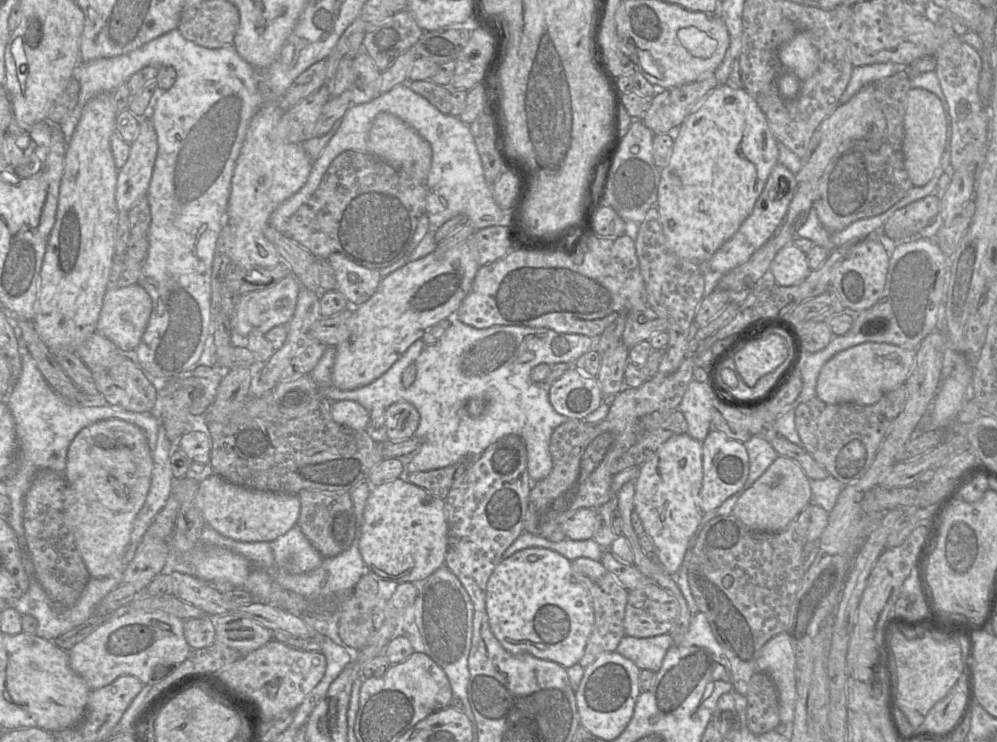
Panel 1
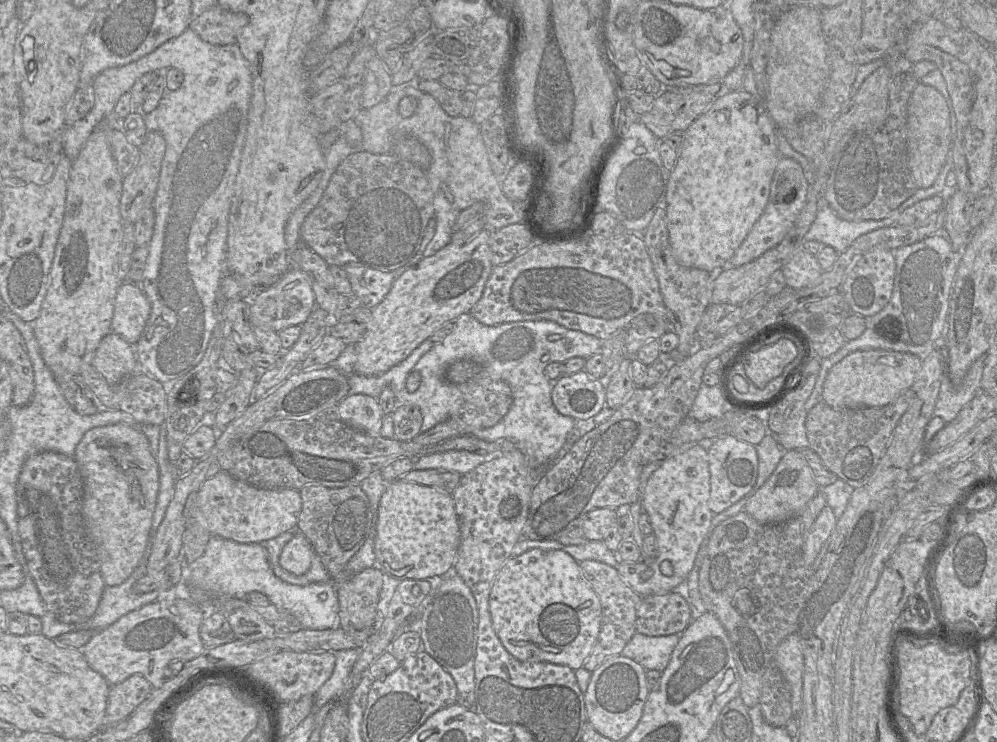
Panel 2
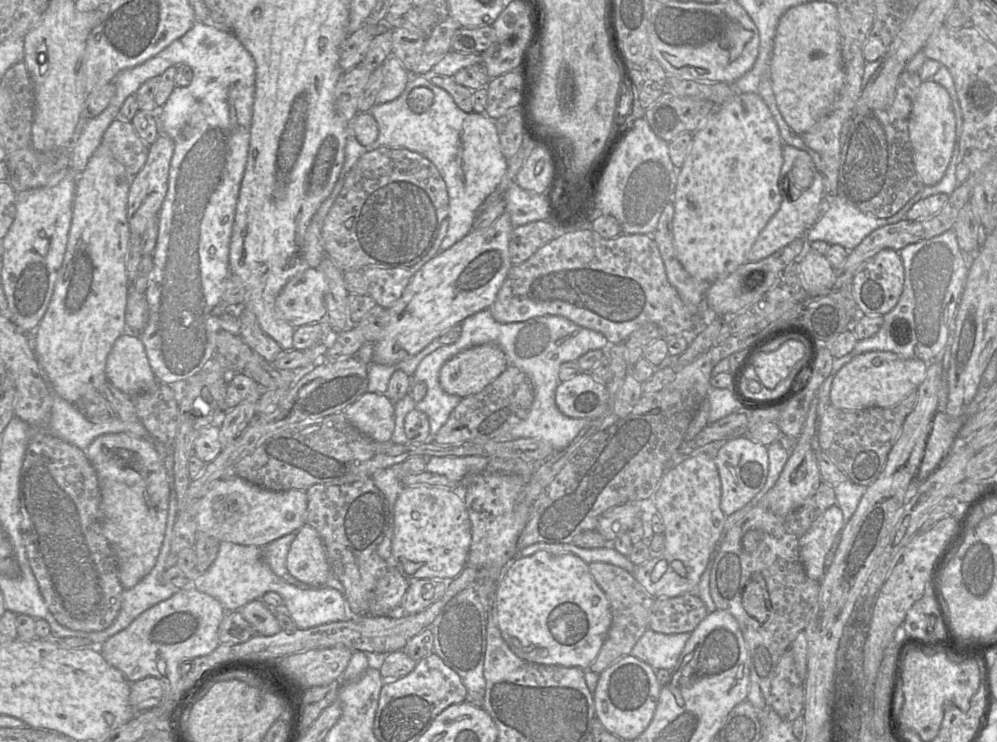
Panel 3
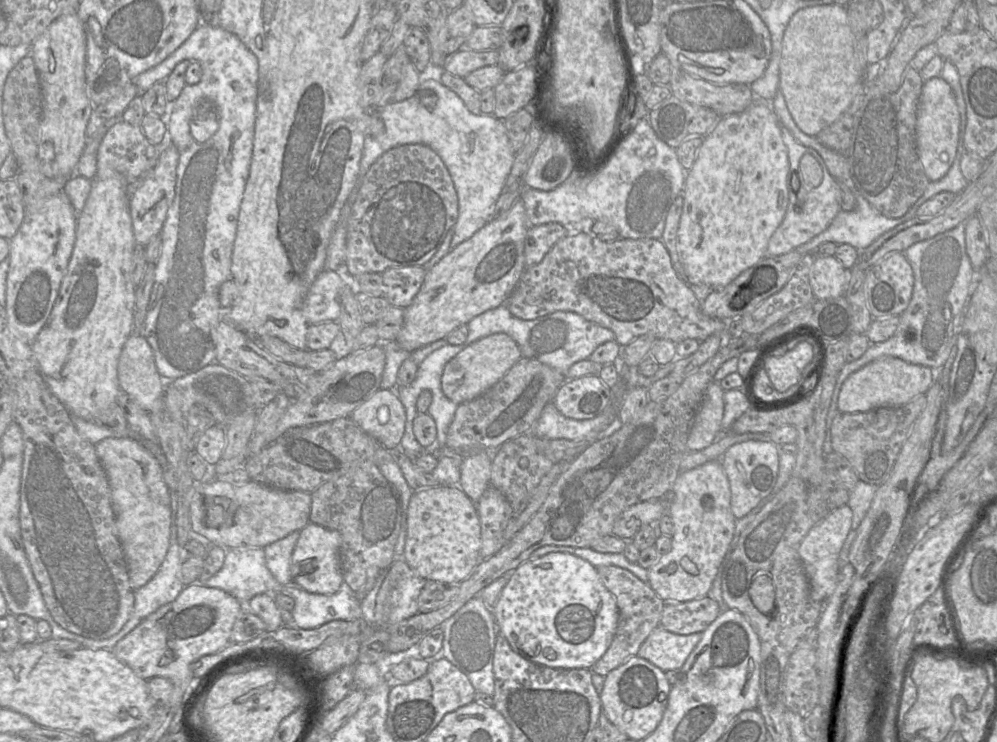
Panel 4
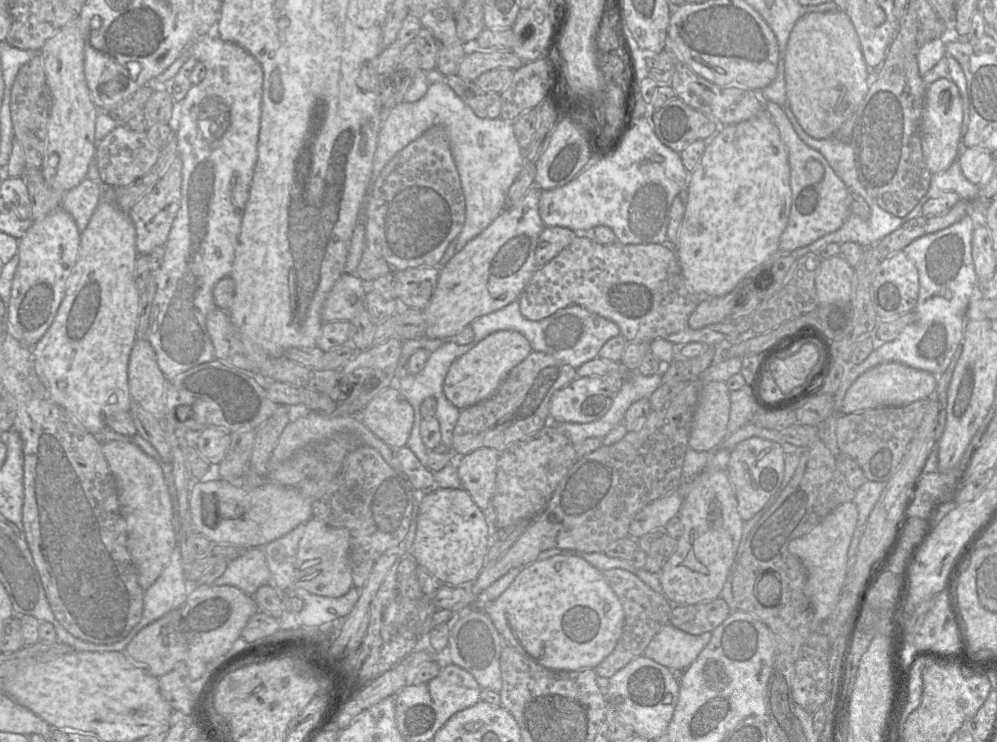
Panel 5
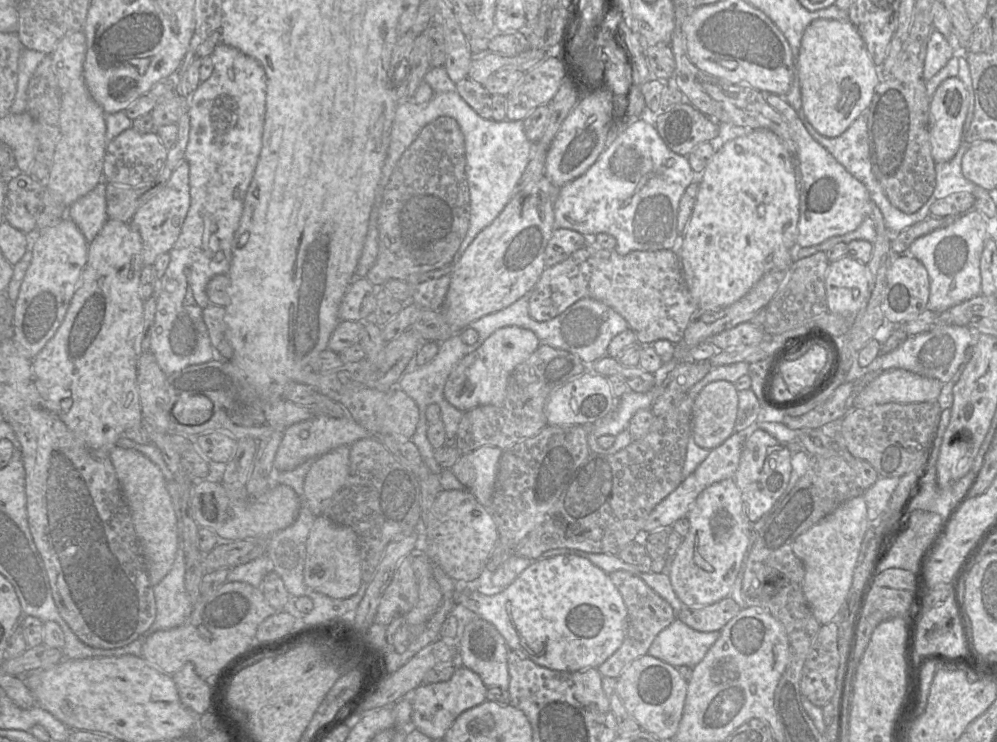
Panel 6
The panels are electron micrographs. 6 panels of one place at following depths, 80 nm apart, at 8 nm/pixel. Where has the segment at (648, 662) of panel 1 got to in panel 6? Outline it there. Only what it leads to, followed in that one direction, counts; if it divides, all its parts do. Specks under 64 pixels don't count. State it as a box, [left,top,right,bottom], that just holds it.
[647,619,720,668]

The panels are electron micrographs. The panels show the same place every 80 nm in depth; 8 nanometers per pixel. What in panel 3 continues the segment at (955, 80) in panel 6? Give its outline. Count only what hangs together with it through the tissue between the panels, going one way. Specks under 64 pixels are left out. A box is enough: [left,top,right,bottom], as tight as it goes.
[908,81,955,186]

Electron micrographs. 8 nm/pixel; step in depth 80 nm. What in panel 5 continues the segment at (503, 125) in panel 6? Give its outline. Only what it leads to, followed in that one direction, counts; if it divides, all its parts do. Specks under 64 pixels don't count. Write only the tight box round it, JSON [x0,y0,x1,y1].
[372,83,522,268]

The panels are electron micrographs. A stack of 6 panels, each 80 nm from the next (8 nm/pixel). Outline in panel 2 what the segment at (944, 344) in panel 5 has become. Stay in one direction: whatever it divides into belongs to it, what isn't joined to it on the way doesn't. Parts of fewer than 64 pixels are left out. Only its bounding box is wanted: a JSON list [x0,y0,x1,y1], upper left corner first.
[819,233,962,376]

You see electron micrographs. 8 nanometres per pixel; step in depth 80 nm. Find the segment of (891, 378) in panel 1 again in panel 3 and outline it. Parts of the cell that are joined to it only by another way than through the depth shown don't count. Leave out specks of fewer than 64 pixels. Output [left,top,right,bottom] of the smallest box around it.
[830,352,927,411]

